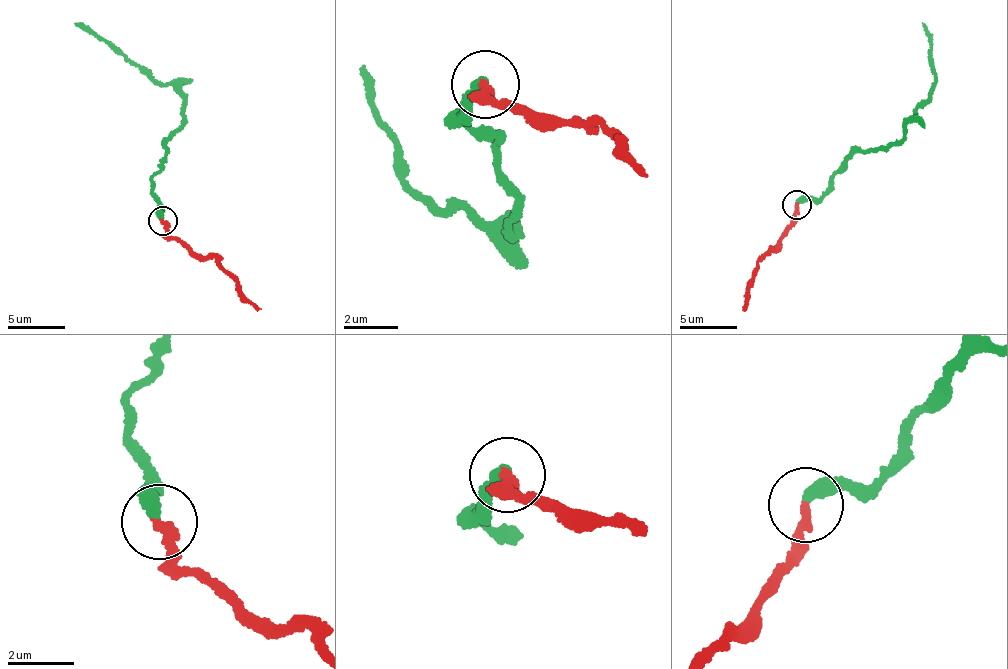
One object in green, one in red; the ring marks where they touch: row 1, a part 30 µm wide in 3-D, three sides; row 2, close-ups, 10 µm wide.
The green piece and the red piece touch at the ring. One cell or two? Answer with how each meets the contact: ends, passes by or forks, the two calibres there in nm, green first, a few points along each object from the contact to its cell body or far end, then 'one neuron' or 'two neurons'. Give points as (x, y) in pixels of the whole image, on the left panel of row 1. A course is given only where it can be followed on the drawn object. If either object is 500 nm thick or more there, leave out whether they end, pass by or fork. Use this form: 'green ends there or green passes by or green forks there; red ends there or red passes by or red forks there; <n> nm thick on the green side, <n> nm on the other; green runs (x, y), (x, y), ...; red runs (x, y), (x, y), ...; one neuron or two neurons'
green ends there; red ends there; 420 nm thick on the green side, 320 nm on the other; green runs (162, 219), (152, 177), (169, 140), (186, 120), (183, 99), (175, 84), (149, 79), (125, 54), (74, 22); red runs (162, 219), (174, 239), (203, 257), (218, 260), (249, 301), (262, 309); one neuron

